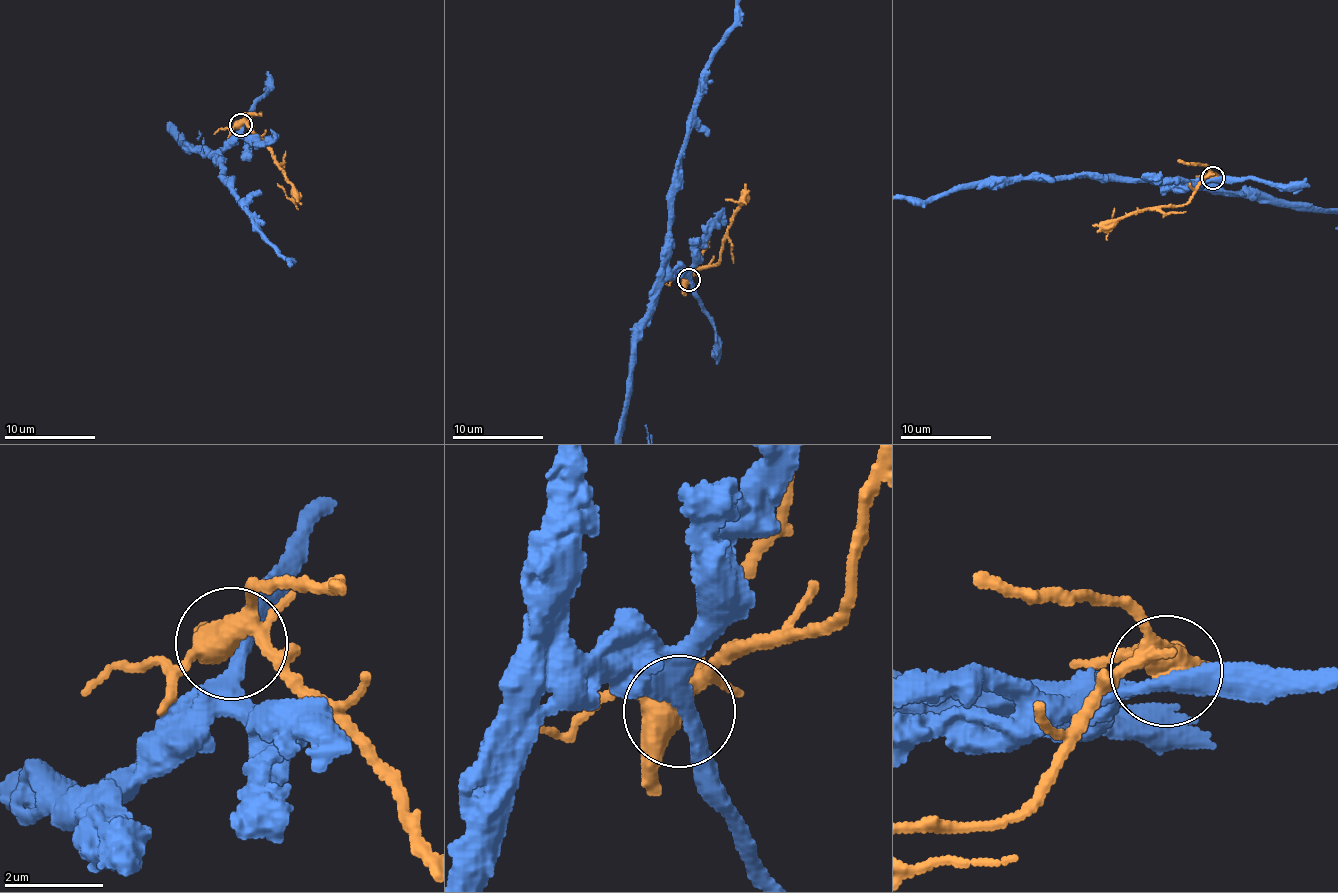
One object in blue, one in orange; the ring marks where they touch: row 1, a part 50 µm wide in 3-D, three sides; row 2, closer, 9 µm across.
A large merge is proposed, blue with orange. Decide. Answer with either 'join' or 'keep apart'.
keep apart

